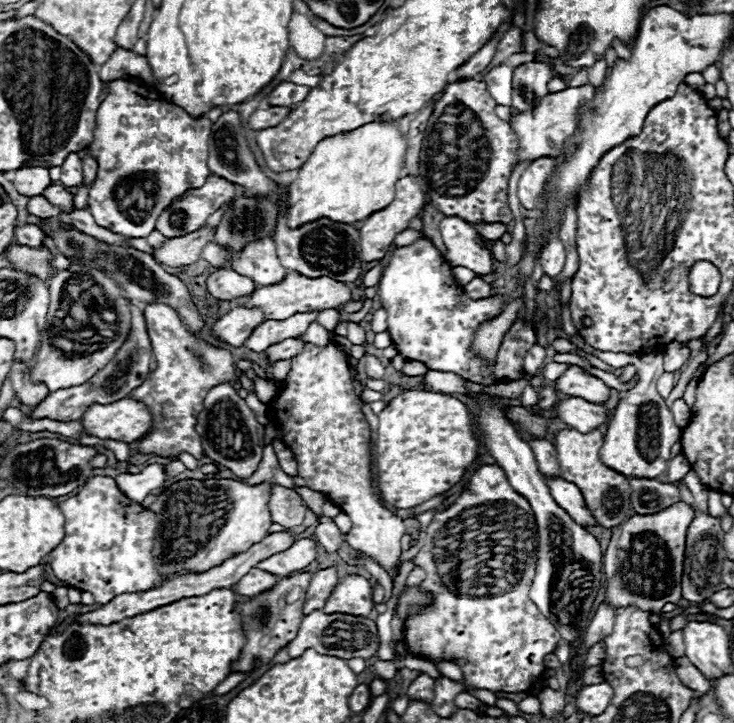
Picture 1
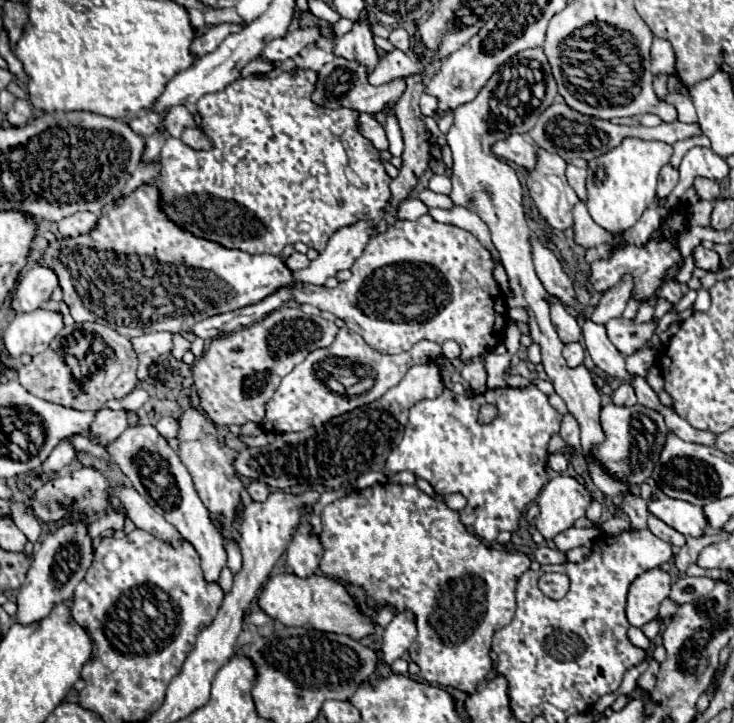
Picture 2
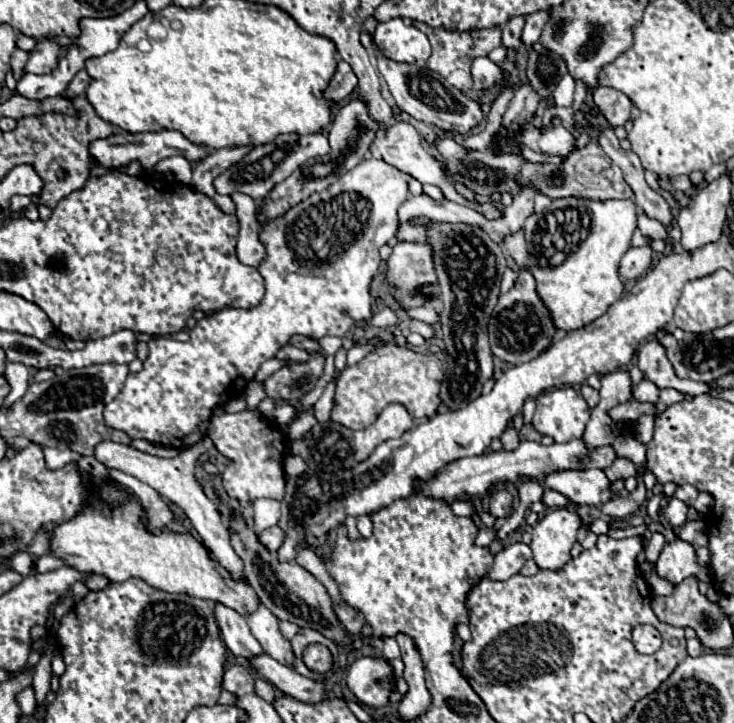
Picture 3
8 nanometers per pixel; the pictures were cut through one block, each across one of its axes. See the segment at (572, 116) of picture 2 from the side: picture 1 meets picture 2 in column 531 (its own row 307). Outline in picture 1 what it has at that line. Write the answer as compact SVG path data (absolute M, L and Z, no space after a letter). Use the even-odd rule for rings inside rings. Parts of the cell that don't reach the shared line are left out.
M134 304L130 306L130 310L132 310L132 334L128 336L128 342L124 342L124 346L116 352L116 358L112 358L112 362L108 362L108 366L104 370L100 370L100 374L96 374L96 378L90 378L88 382L84 382L80 386L50 392L44 402L40 402L32 412L28 412L28 416L32 420L40 420L40 418L50 418L50 420L58 420L58 422L78 420L92 402L100 402L100 404L116 402L116 398L128 396L134 388L138 388L146 380L148 370L150 370L150 360L152 360L152 346L150 346L150 338L146 332L142 312Z

